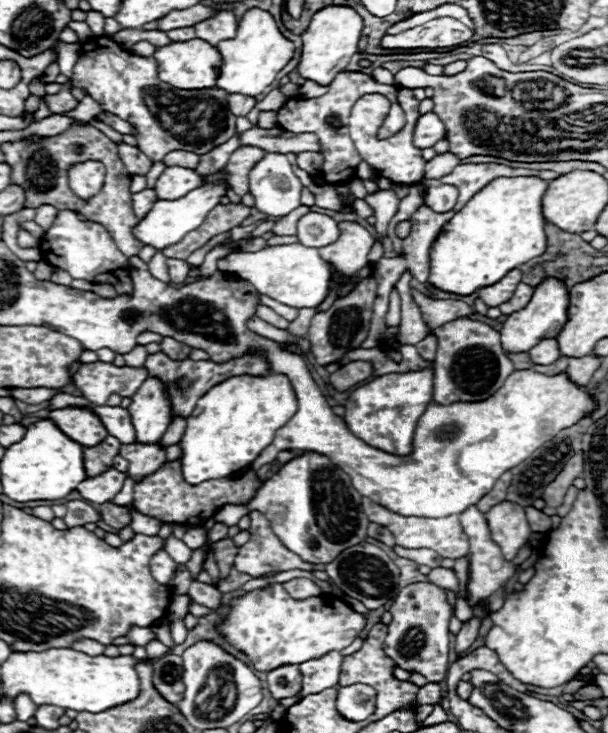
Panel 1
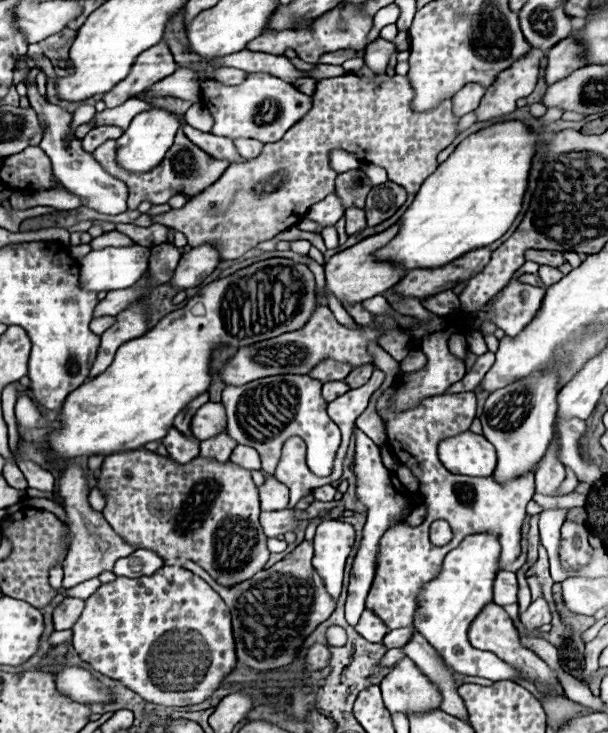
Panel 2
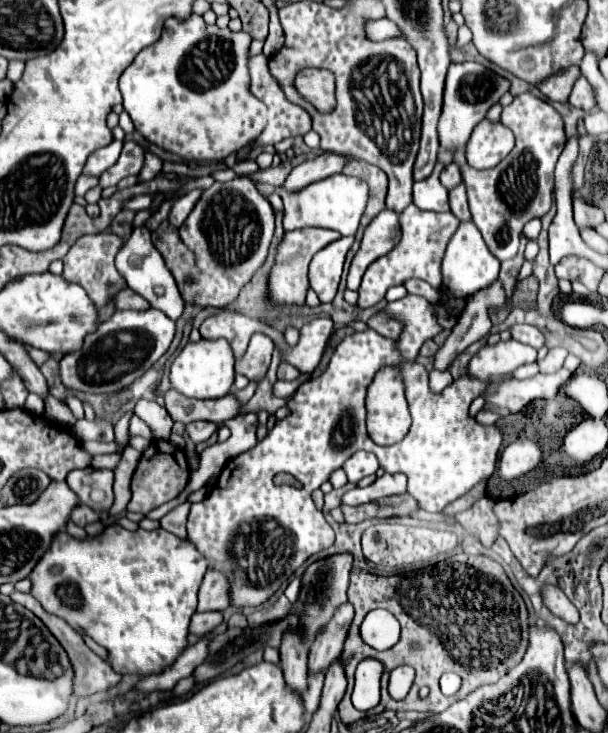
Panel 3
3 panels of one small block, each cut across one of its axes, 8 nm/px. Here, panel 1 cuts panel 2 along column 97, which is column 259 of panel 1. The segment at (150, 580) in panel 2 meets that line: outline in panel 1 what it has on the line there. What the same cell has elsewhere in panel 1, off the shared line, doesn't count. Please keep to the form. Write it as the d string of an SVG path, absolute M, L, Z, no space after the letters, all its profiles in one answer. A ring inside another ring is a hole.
M274 584L272 588L246 592L232 600L226 608L220 632L234 648L250 658L256 670L270 672L284 664L302 664L326 652L342 650L360 636L364 626L366 618L336 596L322 594L306 600L292 600L282 584Z

